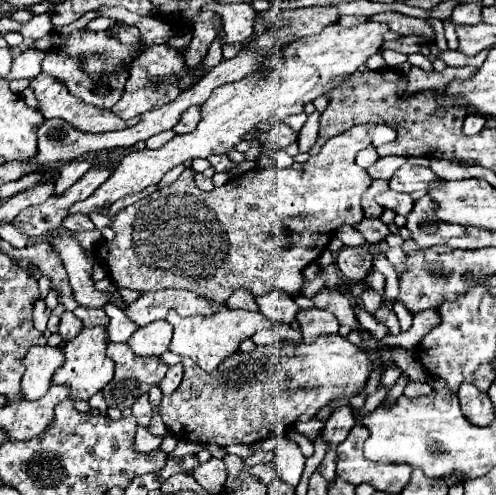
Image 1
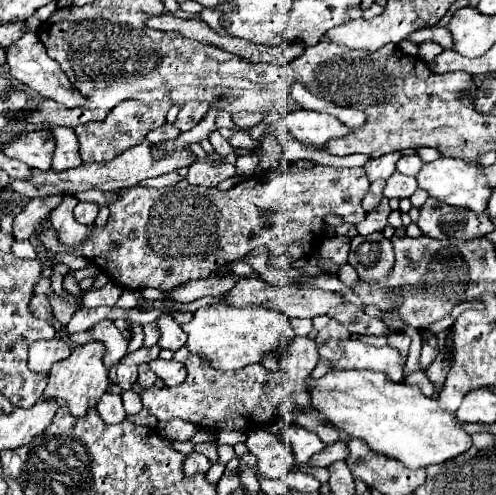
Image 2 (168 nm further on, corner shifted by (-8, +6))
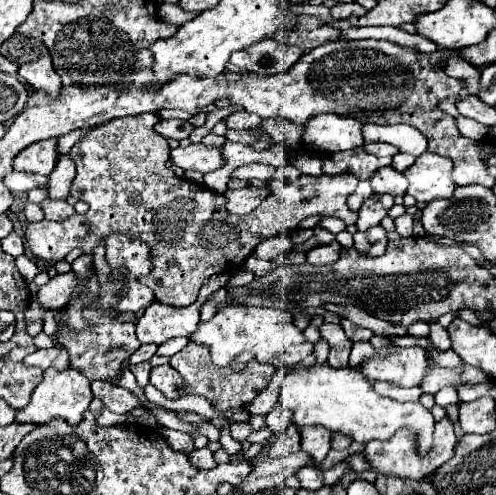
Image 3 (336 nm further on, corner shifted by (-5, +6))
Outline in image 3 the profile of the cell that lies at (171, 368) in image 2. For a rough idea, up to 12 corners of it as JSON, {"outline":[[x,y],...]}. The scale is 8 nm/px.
{"outline":[[171,364],[151,370],[151,384],[169,400],[183,380]]}

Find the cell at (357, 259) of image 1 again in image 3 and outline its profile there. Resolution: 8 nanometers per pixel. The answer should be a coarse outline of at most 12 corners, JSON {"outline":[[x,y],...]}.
{"outline":[[381,226],[355,232],[353,248],[365,258],[385,254],[387,232]]}

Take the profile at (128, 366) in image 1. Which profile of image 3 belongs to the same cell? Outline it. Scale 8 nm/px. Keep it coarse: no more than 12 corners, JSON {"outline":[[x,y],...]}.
{"outline":[[143,344],[129,358],[129,364],[147,362],[157,344]]}

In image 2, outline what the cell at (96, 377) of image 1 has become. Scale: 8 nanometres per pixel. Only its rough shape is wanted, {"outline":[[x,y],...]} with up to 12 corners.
{"outline":[[100,342],[78,346],[48,374],[44,398],[84,416],[108,392]]}

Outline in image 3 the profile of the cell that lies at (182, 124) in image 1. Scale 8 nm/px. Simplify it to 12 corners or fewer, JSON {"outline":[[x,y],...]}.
{"outline":[[181,118],[161,120],[155,130],[165,138],[183,140],[193,124]]}

